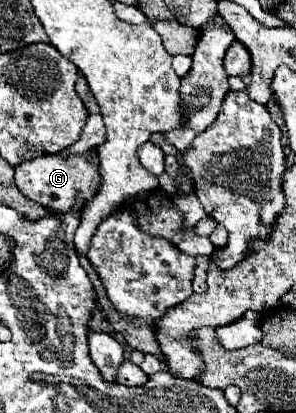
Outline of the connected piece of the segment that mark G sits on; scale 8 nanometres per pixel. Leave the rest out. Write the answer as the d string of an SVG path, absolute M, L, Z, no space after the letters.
M76 153L70 157L62 155L42 155L32 161L20 163L16 167L16 185L24 197L30 201L40 203L42 207L56 211L56 213L68 213L72 207L76 207L76 199L82 197L82 207L96 195L100 189L100 159L98 155L88 153Z

